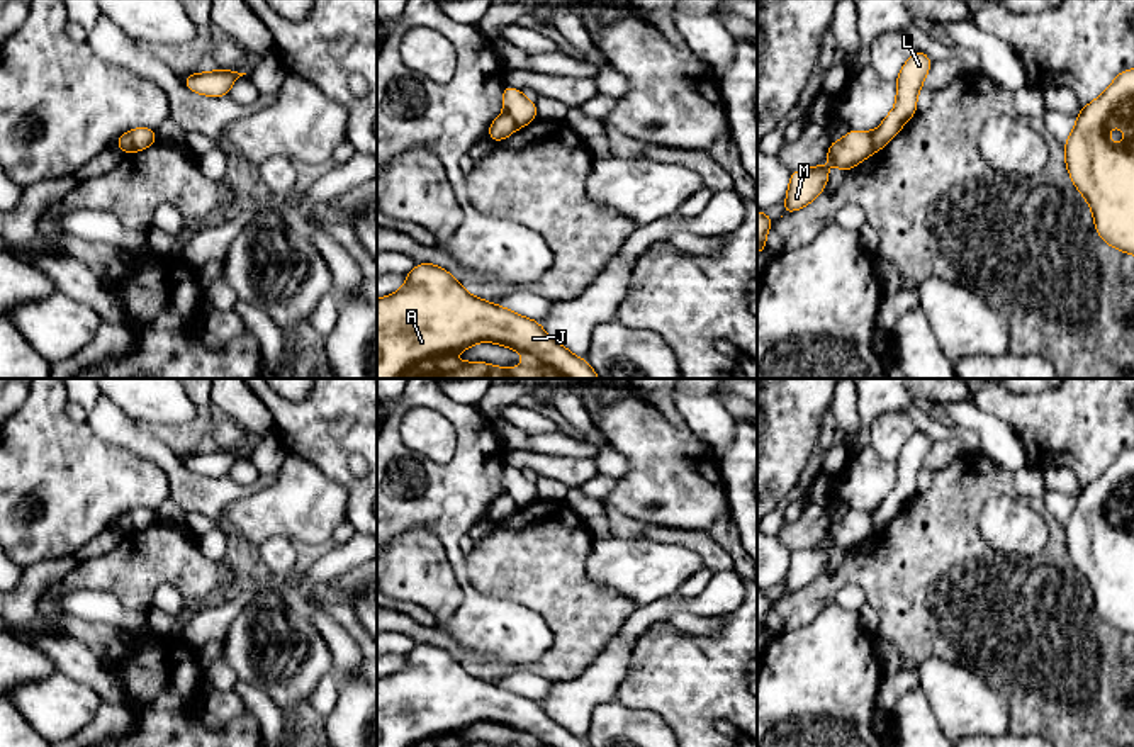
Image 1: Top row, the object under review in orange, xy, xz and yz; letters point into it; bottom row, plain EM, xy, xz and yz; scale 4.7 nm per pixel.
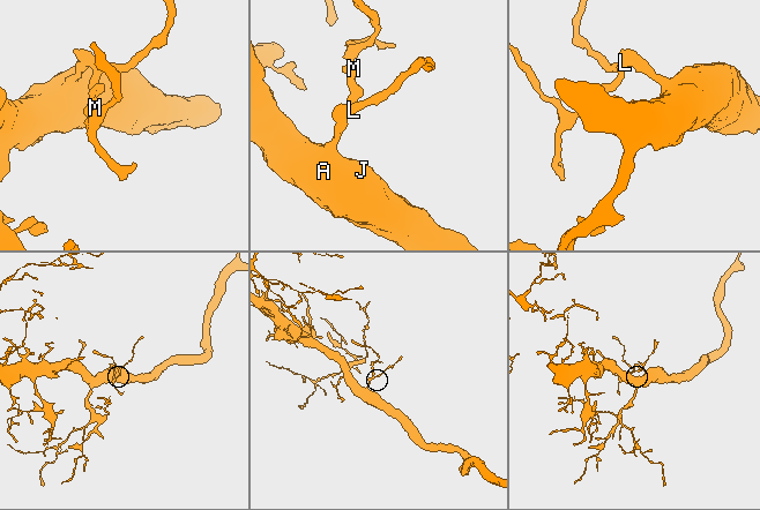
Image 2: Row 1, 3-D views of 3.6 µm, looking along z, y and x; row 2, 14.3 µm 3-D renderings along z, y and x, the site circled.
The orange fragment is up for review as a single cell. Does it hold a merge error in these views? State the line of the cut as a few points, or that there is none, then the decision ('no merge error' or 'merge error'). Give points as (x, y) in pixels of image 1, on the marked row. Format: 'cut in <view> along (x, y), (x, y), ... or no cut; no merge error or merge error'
cut in xy along (129, 131), (131, 150); merge error

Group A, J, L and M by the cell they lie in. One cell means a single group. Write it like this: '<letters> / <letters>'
A J L / M

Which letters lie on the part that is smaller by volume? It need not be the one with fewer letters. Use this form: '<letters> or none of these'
M

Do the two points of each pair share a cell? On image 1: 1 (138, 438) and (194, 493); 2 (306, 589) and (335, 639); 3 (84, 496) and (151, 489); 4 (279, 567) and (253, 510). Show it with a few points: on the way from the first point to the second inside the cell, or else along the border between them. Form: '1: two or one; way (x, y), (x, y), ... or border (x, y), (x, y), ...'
1: one; way (153, 450), (180, 477)
2: one; way (308, 601), (328, 627)
3: one; way (101, 489), (134, 489)
4: two; border (258, 545), (275, 537), (287, 537), (301, 549)

